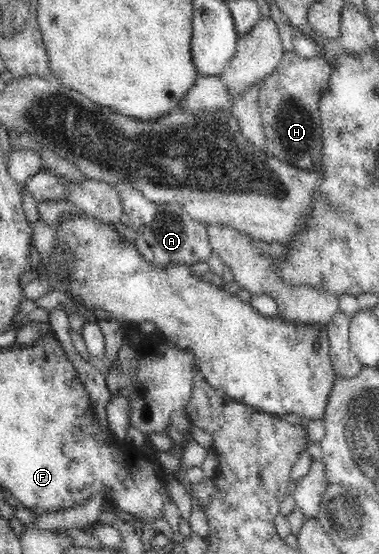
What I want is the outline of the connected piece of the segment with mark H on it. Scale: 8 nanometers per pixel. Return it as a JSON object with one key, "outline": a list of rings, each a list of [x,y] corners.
{"outline":[[[288,51],[275,72],[263,80],[258,104],[266,154],[302,169],[311,169],[319,161],[323,138],[318,103],[321,92],[327,89],[331,72],[331,63],[320,56],[301,58]]]}

